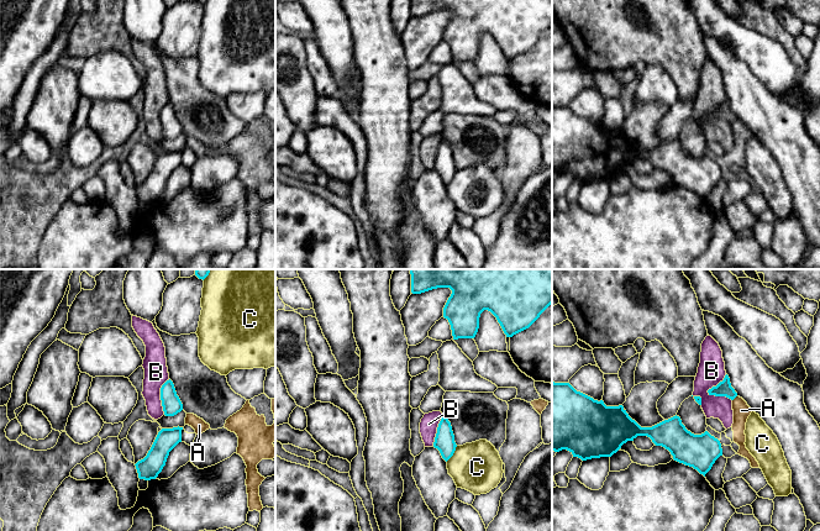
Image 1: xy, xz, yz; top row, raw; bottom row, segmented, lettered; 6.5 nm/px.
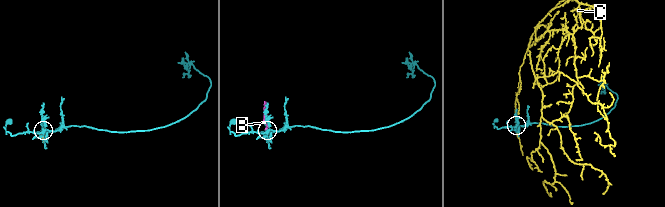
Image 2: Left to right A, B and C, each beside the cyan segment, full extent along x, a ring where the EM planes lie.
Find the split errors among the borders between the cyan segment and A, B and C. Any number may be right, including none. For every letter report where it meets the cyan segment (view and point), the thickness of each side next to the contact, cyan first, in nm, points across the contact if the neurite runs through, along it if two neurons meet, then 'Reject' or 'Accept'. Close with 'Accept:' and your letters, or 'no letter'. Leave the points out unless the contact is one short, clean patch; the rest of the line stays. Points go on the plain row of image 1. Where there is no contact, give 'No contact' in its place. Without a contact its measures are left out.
A: Touches cyan at yz (735, 120). Thickness 100 nm (cyan) against 110 nm. Reject
B: Touches cyan at yz (716, 109). Thickness 100 nm (cyan) against 180 nm. Boundary: yz (726, 98), (708, 114), (709, 119). Reject
C: Touches cyan at xz (453, 175). Thickness 130 nm (cyan) against 320 nm. Reject
Accept: no letter

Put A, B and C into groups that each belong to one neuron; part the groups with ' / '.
A / B / C

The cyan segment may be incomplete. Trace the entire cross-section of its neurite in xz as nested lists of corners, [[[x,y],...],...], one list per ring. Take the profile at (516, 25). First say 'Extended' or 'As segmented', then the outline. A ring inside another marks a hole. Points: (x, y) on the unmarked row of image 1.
As segmented. [[[411,0],[412,17],[437,11],[452,14],[443,41],[451,48],[453,63],[474,62],[484,33],[496,41],[506,61],[512,61],[529,52],[552,27],[552,0]]]

